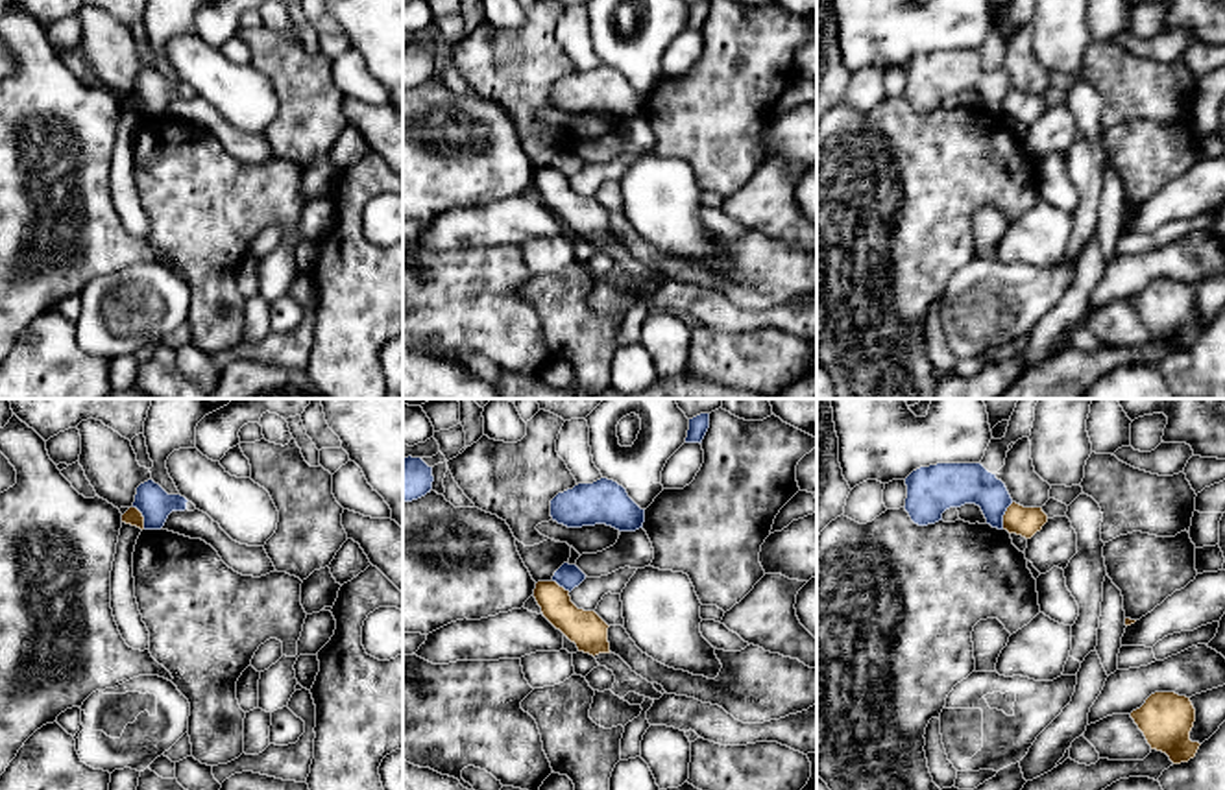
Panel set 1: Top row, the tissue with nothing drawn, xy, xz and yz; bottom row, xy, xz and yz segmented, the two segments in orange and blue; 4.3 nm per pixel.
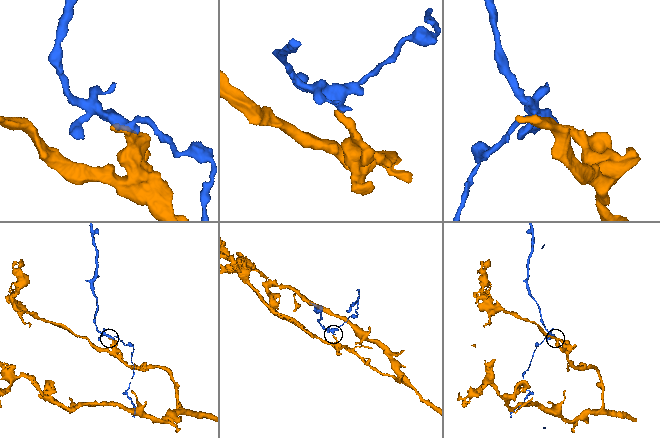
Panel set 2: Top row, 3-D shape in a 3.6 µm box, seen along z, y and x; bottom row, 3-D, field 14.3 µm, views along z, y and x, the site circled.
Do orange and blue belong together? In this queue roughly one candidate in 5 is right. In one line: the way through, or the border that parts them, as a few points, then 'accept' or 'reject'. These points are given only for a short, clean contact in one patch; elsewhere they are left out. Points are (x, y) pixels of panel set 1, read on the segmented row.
border yz (1013, 502), (1004, 515), (1002, 528); reject

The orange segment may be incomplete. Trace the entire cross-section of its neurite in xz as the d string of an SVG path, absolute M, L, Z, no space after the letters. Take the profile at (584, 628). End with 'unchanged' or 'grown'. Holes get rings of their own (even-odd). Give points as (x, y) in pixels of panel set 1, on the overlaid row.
M538 581L534 598L541 607L543 616L575 642L578 652L593 657L610 653L610 626L595 611L578 609L571 602L569 591L556 581Z; unchanged

